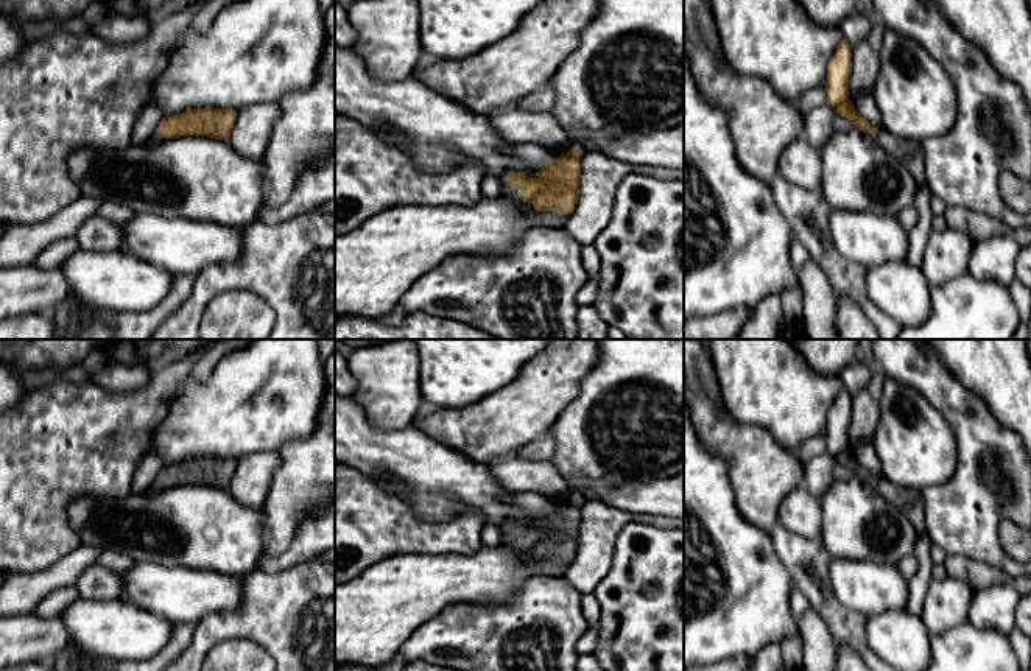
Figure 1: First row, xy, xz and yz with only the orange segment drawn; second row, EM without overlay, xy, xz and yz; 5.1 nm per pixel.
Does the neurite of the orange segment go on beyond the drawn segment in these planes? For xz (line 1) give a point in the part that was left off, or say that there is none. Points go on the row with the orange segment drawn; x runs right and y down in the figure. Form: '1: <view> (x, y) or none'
1: xz (506, 192)

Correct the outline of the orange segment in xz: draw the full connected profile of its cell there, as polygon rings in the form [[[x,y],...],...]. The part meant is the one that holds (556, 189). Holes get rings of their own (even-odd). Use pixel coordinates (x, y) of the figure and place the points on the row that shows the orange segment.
[[[568,149],[558,159],[544,163],[539,177],[509,171],[503,177],[500,196],[531,202],[537,212],[570,215],[579,199],[579,154]]]

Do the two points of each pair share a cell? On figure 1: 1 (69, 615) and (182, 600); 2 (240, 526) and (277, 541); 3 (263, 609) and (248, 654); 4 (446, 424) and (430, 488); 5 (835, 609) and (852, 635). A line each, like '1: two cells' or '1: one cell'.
1: one cell
2: two cells
3: two cells
4: two cells
5: one cell

